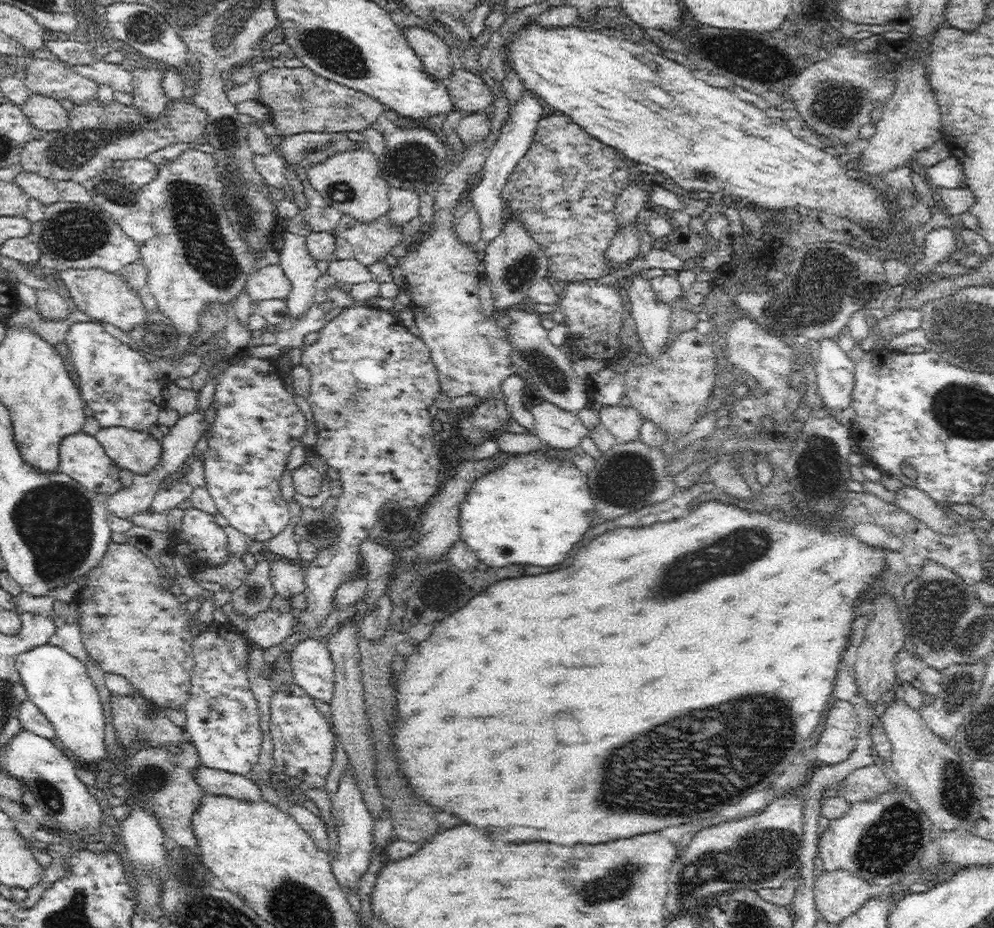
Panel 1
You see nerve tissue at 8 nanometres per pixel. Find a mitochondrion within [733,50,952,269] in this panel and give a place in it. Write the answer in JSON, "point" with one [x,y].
{"point":[842,110]}

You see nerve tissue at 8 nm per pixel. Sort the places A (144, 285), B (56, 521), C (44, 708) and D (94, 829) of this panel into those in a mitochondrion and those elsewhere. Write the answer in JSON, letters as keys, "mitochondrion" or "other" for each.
{"A":"other","B":"mitochondrion","C":"other","D":"other"}

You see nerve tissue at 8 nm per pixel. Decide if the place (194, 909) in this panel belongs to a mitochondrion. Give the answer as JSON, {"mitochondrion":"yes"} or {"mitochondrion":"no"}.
{"mitochondrion":"yes"}

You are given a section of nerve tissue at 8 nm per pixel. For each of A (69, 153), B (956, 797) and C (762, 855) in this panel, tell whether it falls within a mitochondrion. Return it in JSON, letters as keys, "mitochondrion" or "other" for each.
{"A":"mitochondrion","B":"mitochondrion","C":"mitochondrion"}

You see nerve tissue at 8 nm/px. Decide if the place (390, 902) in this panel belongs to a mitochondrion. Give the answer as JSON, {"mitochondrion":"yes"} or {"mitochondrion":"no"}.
{"mitochondrion":"no"}

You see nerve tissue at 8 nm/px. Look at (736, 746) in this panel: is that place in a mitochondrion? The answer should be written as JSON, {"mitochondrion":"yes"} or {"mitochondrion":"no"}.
{"mitochondrion":"yes"}

